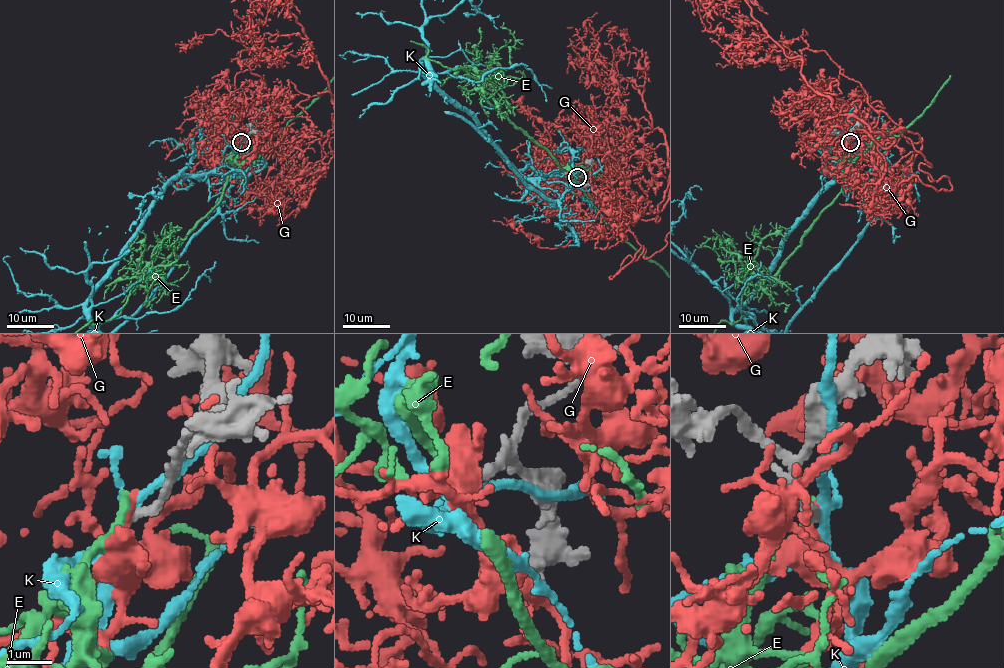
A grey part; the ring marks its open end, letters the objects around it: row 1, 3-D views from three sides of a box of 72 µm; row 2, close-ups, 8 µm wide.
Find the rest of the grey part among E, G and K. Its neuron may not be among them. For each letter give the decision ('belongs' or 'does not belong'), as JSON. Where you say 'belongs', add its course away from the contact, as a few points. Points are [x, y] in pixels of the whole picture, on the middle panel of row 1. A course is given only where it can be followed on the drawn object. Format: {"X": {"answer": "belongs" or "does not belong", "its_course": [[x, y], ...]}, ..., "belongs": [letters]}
{"E": {"answer": "does not belong"}, "G": {"answer": "does not belong"}, "K": {"answer": "does not belong"}, "belongs": []}

